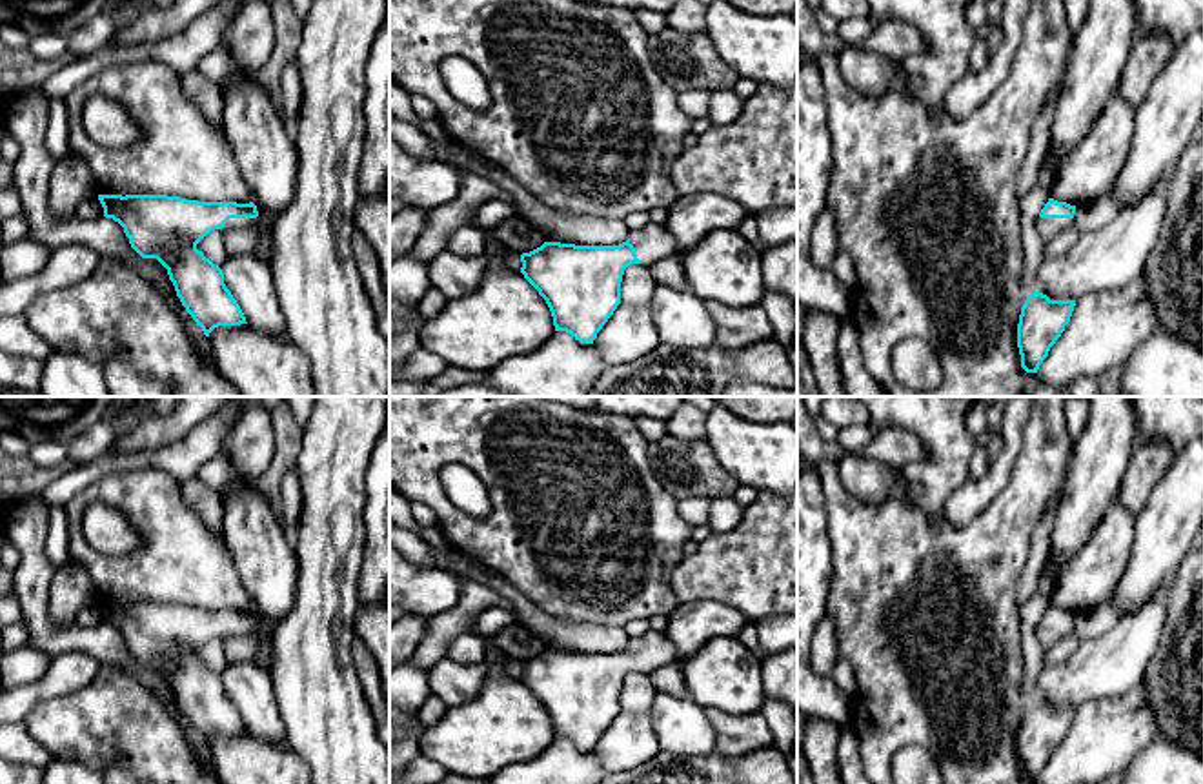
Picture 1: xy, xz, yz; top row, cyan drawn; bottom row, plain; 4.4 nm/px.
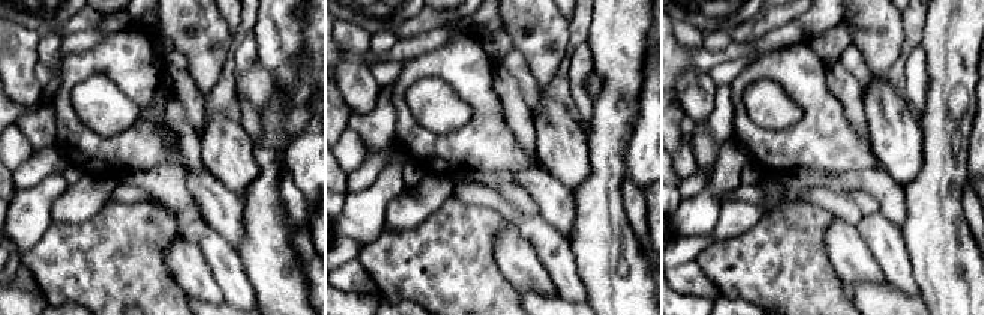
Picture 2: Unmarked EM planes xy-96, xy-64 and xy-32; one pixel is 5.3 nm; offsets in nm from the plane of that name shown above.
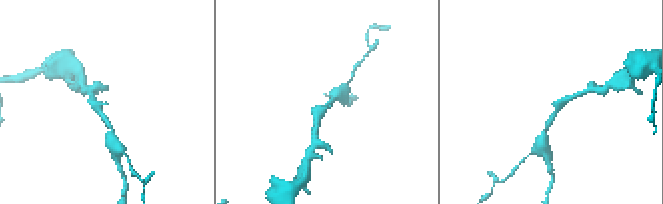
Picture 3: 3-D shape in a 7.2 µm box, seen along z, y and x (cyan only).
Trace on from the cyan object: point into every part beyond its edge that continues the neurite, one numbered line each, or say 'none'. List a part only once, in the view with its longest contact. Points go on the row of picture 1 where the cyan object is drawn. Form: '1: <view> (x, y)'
1: xy (233, 222)

